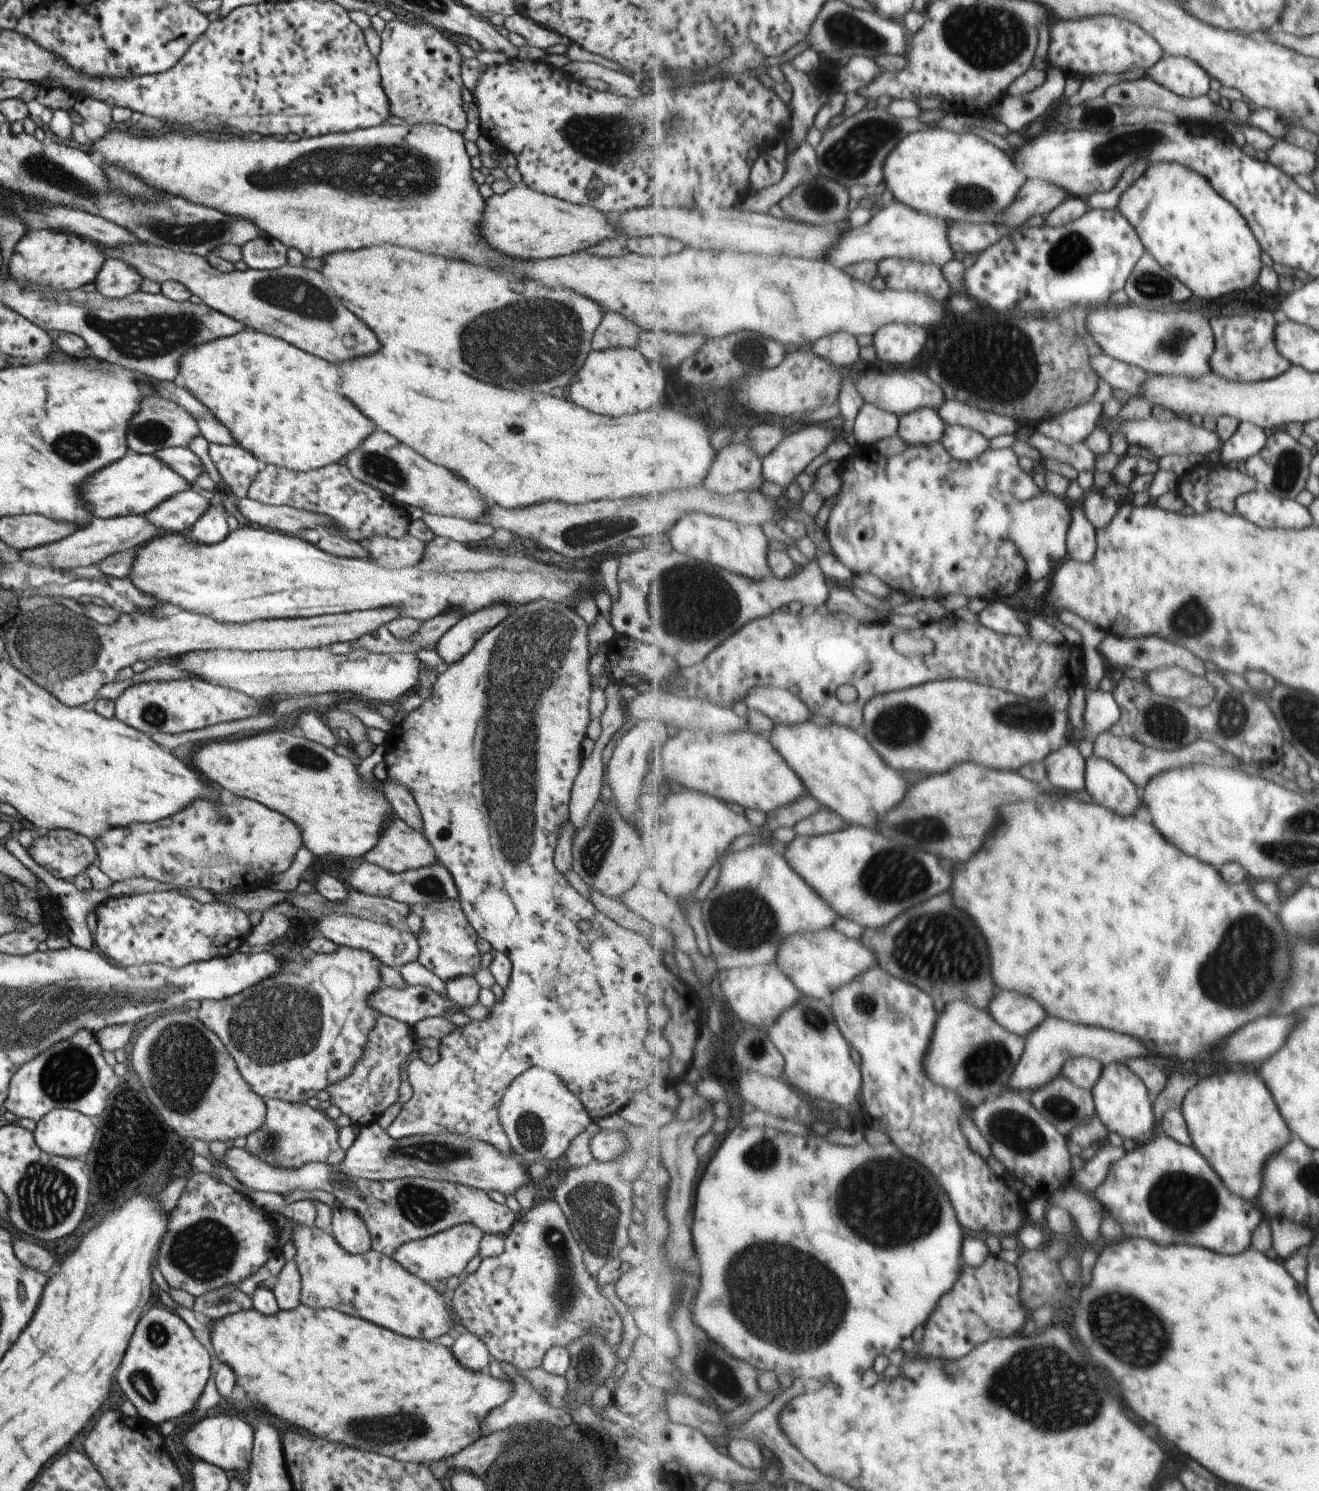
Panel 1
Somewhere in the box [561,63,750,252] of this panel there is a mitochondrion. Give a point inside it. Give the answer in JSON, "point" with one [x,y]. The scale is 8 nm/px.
{"point":[676,119]}

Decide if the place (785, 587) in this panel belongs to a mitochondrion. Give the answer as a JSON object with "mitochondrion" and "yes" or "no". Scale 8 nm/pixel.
{"mitochondrion":"no"}

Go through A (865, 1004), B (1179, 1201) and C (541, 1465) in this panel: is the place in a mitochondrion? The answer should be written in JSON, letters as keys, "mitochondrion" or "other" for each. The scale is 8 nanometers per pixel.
{"A":"mitochondrion","B":"mitochondrion","C":"mitochondrion"}

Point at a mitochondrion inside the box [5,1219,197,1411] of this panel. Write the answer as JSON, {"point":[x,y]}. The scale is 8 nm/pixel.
{"point":[142,1382]}

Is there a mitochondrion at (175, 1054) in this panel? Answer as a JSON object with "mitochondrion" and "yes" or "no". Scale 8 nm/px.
{"mitochondrion":"yes"}

